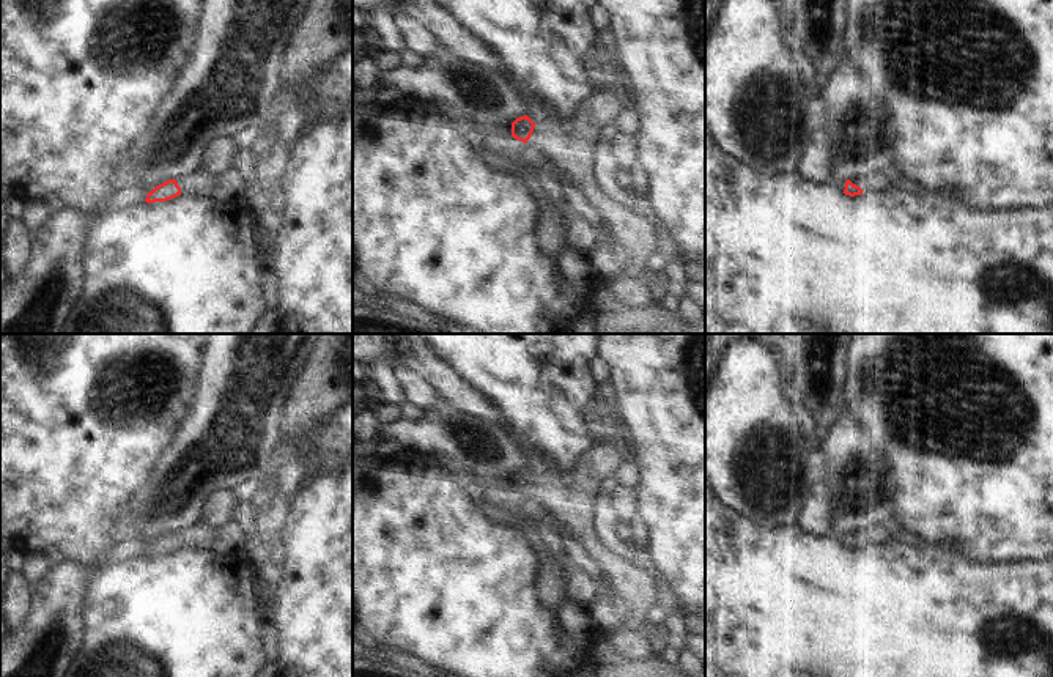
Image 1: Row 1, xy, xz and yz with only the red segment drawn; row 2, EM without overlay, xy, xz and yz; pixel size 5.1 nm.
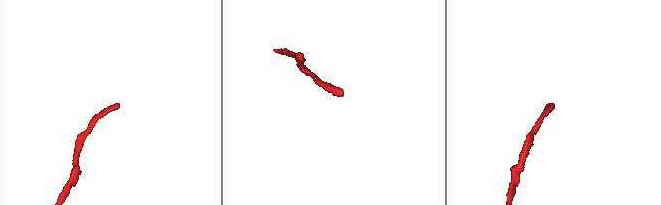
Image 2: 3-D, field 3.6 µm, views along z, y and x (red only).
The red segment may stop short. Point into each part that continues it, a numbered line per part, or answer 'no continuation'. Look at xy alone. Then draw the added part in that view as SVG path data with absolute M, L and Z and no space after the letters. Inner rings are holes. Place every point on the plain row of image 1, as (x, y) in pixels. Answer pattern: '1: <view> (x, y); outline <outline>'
1: xy (229, 539); outline M201 520L176 531L181 548L211 551L219 556L242 554L246 549L246 534L235 521L222 526L208 526Z

